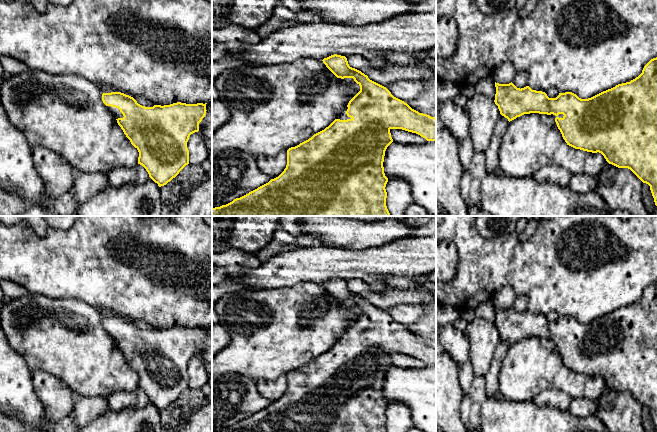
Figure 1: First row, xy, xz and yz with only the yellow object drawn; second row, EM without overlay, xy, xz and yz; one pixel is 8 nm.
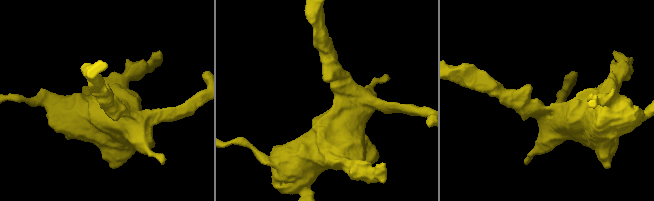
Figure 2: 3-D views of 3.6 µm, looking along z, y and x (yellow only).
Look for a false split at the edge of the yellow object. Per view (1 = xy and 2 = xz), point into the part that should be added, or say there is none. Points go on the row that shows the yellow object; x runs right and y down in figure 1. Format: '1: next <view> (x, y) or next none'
1: next xy (116, 112)
2: next xz (342, 116)

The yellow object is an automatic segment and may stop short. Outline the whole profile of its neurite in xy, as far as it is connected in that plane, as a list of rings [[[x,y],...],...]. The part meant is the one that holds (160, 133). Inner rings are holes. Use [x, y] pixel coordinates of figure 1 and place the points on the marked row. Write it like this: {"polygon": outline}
{"polygon": [[[103,93],[102,101],[115,116],[131,144],[138,150],[138,164],[142,165],[149,177],[159,187],[166,185],[189,164],[187,142],[191,134],[199,131],[199,123],[206,115],[206,104],[173,103],[145,107],[124,93]]]}

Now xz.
{"polygon": [[[331,55],[324,58],[323,63],[337,78],[353,78],[360,86],[360,91],[349,101],[346,108],[336,117],[336,119],[324,130],[314,134],[308,140],[300,143],[295,147],[287,150],[287,165],[284,171],[276,178],[271,179],[268,183],[258,187],[248,194],[234,199],[232,202],[220,207],[212,208],[212,216],[391,216],[386,206],[386,184],[388,178],[384,173],[384,156],[387,147],[393,142],[391,129],[402,129],[408,132],[416,133],[427,141],[436,141],[436,118],[427,114],[419,113],[412,109],[404,101],[394,97],[391,92],[384,86],[370,80],[367,75],[361,71],[349,66],[347,58],[341,55]]]}

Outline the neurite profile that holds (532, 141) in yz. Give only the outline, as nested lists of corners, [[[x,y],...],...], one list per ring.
[[[524,114],[508,123],[499,149],[502,173],[514,178],[533,176],[544,166],[555,165],[572,175],[599,175],[608,164],[597,152],[569,146],[557,127],[555,118],[547,114]]]

